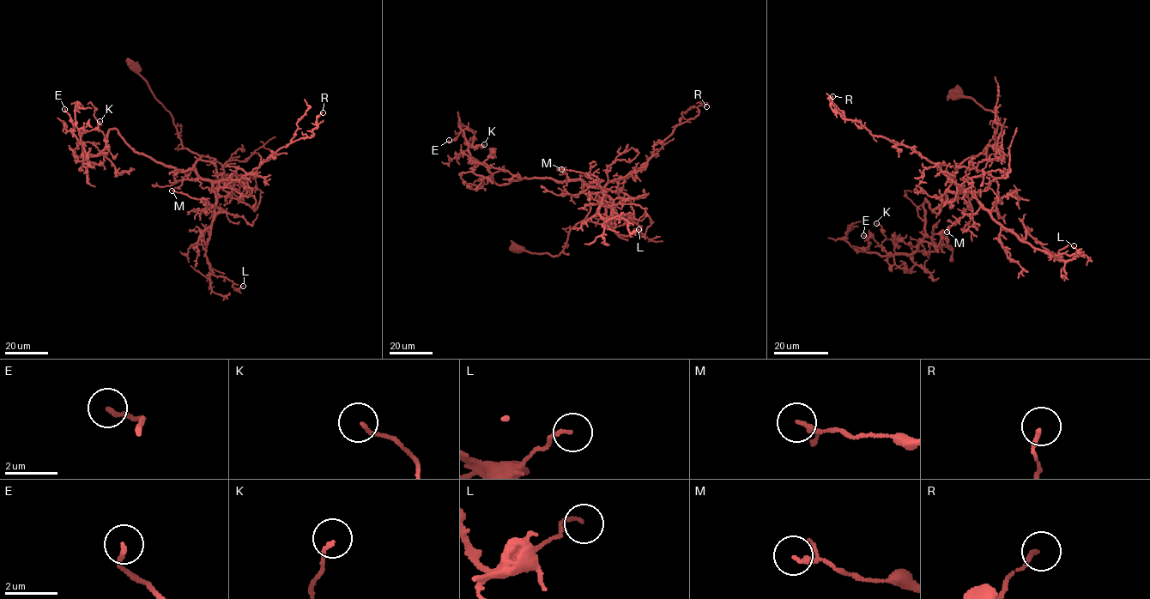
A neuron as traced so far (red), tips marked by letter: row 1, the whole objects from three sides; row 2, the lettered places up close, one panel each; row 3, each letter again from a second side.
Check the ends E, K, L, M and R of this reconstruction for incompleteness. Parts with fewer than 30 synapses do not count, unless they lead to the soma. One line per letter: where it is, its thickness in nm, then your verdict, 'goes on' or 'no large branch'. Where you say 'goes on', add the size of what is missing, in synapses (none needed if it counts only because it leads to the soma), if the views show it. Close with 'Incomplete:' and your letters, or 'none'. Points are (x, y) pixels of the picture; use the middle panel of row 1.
E: (449, 140) | 160 nm | no large branch
K: (484, 144) | 130 nm | no large branch
L: (638, 229) | 120 nm | no large branch
M: (561, 169) | 120 nm | no large branch
R: (706, 106) | 130 nm | no large branch
Incomplete: none

